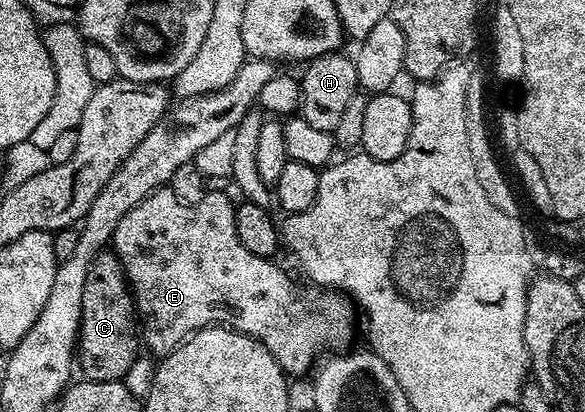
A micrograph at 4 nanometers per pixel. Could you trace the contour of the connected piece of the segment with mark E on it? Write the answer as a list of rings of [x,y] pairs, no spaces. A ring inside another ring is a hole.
[[[167,186],[158,188],[156,192],[145,197],[137,206],[133,206],[133,210],[129,210],[129,214],[125,214],[125,218],[121,218],[121,222],[117,222],[117,230],[113,234],[110,243],[110,247],[115,255],[119,257],[124,274],[127,275],[127,282],[134,295],[138,315],[141,317],[141,340],[145,345],[146,351],[152,357],[162,358],[167,356],[178,344],[184,344],[194,332],[200,332],[202,328],[218,326],[221,328],[231,328],[234,332],[243,332],[247,336],[252,336],[255,340],[260,340],[269,350],[269,354],[273,354],[273,358],[277,358],[277,362],[288,377],[303,378],[316,367],[317,361],[324,355],[323,348],[333,348],[329,350],[347,350],[352,347],[351,339],[355,336],[357,308],[344,293],[338,290],[324,290],[319,286],[307,286],[311,288],[303,289],[301,285],[294,284],[274,264],[276,262],[274,259],[258,256],[249,250],[245,250],[245,246],[241,246],[241,238],[237,238],[236,205],[234,203],[231,204],[230,198],[225,193],[211,192],[204,200],[199,200],[196,204],[186,204],[185,201],[179,200],[177,193],[170,192],[171,190]]]

